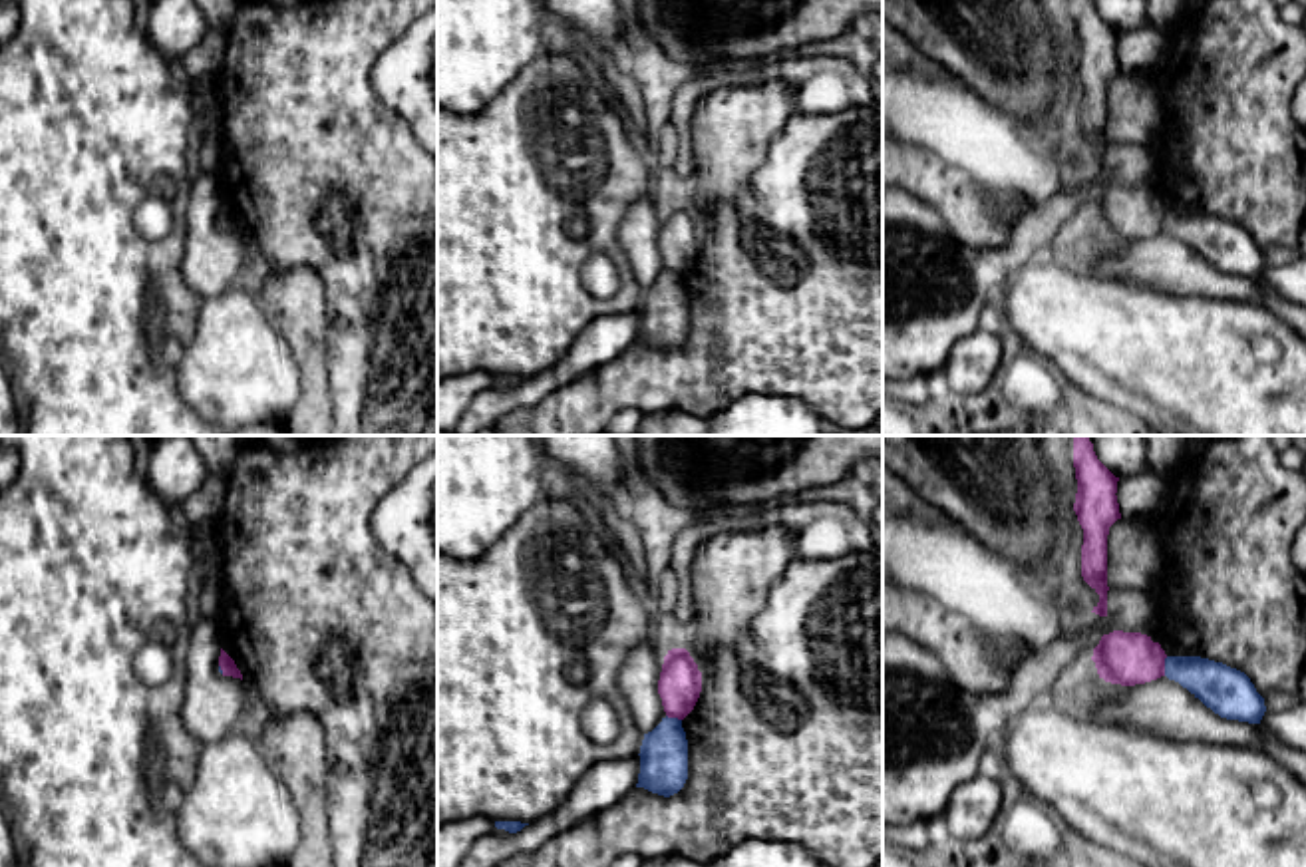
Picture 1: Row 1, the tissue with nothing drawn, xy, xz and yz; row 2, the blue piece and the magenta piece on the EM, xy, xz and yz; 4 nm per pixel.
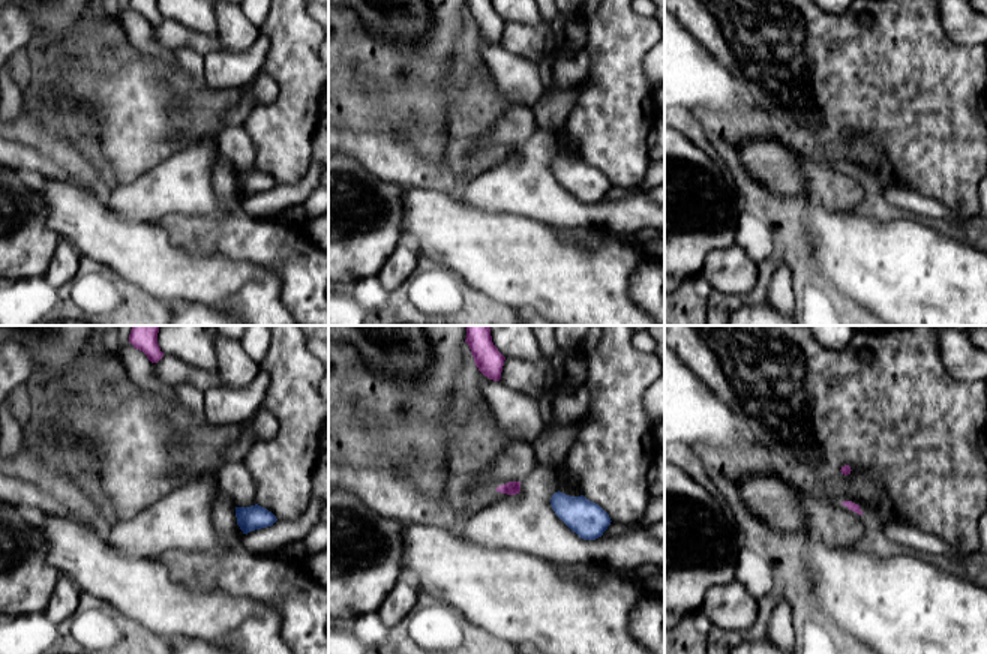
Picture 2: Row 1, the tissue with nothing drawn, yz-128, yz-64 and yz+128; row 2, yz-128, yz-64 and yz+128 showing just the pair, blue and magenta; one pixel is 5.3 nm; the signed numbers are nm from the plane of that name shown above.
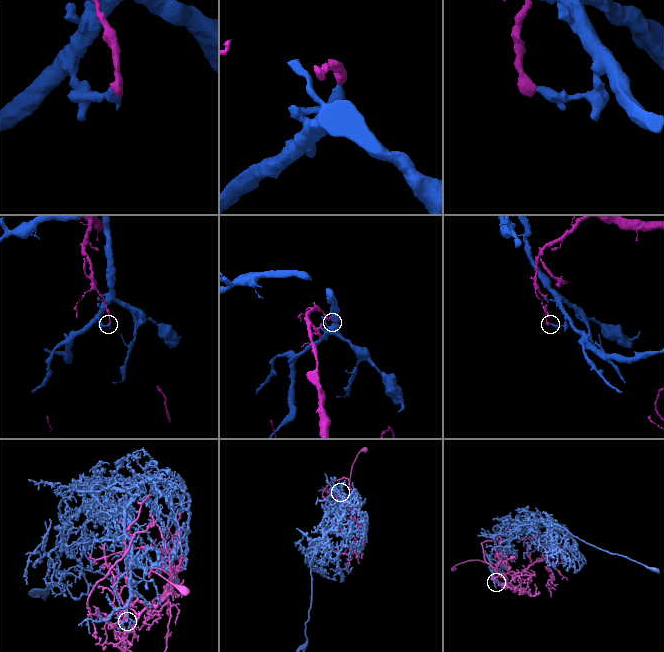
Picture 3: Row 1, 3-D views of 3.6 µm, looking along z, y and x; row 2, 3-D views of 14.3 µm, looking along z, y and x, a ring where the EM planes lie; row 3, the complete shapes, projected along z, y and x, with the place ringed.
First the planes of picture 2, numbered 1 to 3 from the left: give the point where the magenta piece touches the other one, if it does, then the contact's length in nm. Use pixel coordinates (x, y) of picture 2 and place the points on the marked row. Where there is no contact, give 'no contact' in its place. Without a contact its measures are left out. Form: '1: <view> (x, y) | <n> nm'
1: no contact
2: no contact
3: no contact

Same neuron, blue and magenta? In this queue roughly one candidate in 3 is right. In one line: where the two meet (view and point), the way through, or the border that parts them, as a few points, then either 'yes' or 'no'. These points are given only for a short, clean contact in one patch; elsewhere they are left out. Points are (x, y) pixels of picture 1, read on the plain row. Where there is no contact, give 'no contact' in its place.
contact yz (1165, 221); border yz (1167, 211), (1163, 229); no

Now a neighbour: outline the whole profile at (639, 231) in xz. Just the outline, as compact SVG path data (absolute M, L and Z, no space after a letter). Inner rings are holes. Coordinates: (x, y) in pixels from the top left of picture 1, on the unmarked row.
M654 187L626 211L618 227L618 247L642 288L652 286L666 272L658 249L664 211L664 199Z

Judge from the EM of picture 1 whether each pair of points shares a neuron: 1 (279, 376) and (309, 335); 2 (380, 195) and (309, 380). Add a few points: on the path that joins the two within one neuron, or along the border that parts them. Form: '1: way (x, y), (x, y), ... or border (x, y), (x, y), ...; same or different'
1: border (267, 317), (297, 366), (299, 398), (293, 404); different
2: border (319, 277), (330, 323), (330, 370); different

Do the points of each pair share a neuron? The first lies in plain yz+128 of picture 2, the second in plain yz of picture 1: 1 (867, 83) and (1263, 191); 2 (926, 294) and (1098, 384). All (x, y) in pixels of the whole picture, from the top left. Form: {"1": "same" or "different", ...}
{"1": "same", "2": "same"}

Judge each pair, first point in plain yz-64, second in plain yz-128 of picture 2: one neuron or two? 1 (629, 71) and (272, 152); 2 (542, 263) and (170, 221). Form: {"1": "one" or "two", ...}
{"1": "one", "2": "two"}

